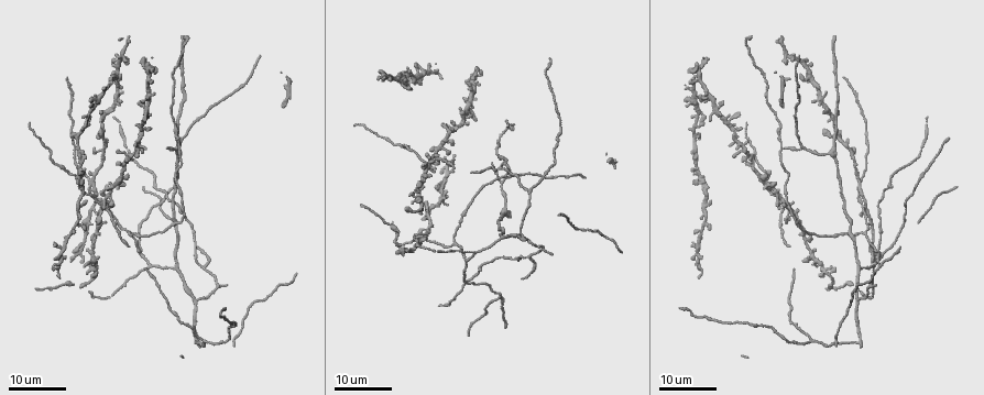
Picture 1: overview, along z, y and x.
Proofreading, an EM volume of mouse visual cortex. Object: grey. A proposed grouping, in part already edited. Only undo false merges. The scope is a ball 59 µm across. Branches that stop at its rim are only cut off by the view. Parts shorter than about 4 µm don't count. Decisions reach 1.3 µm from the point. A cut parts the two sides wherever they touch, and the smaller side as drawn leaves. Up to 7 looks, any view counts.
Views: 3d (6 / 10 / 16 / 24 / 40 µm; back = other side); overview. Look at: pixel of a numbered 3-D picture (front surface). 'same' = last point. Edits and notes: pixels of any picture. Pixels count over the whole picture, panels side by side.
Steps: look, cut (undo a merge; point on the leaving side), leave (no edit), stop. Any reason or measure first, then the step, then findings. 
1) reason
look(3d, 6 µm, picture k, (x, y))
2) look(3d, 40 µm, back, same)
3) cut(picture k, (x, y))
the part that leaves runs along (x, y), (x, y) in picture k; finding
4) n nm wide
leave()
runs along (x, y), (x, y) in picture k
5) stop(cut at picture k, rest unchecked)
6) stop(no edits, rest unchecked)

three-way junction
look(3d, 24 µm, picture 1, (528, 256))

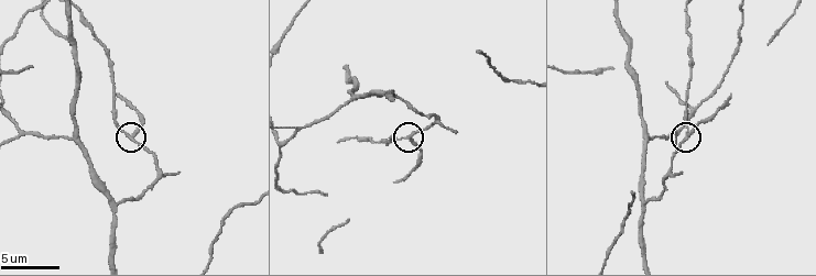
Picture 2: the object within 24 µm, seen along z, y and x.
look(3d, 6 µm, picture 2, (131, 134))

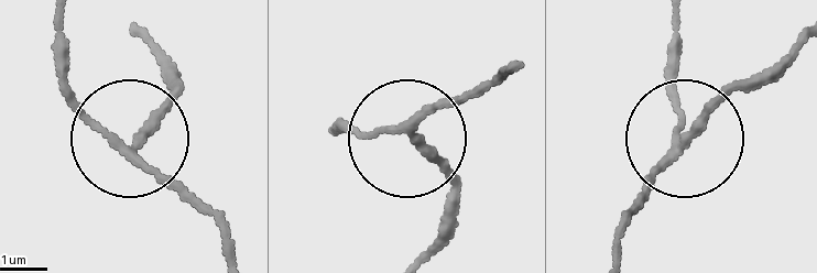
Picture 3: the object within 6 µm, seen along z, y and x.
side arm 6 µm
leave()
runs along (501, 69), (414, 120), (449, 211) in picture 3; continuous, no second cell

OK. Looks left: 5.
looks like a crossing
look(3d, 16 µm, picture 1, (430, 164))

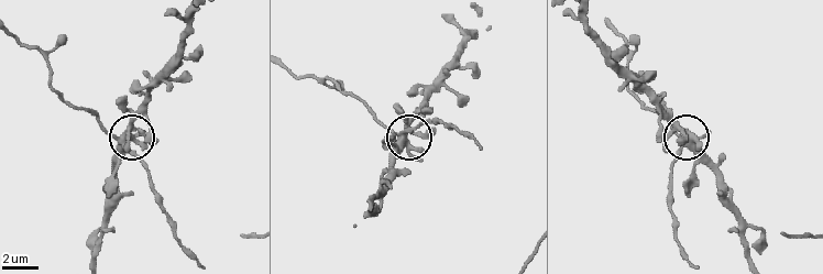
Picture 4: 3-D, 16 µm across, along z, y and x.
look(3d, 10 µm, picture 4, (123, 135))

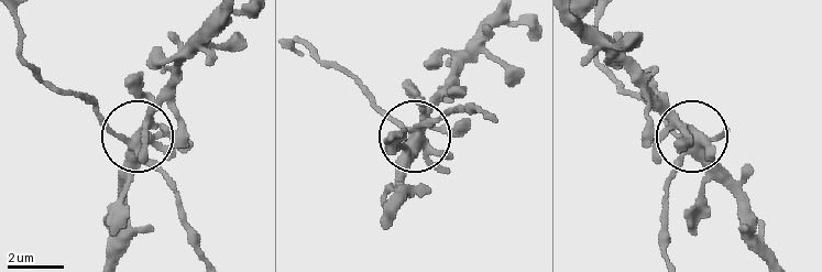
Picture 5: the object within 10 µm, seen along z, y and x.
leave()
continuous, no second cell

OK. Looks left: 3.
four arms meet
look(3d, 16 µm, picture 1, (90, 188))

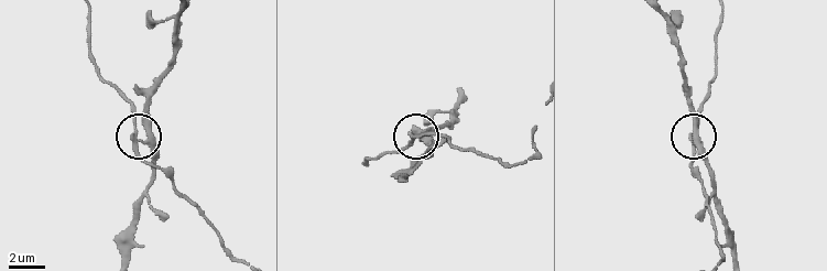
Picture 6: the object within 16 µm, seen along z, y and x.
look(3d, 10 µm, picture 6, (135, 134))

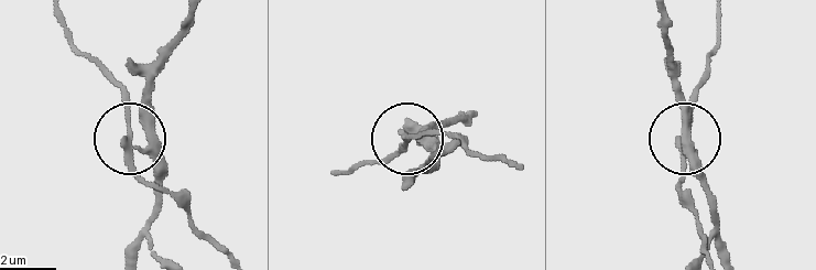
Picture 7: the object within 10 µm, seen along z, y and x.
4 arms
leave()
runs along (226, 255), (136, 169), (127, 105), (112, 72) in picture 7; all the same cell

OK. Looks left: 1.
stop(no edits, rest unchecked)

